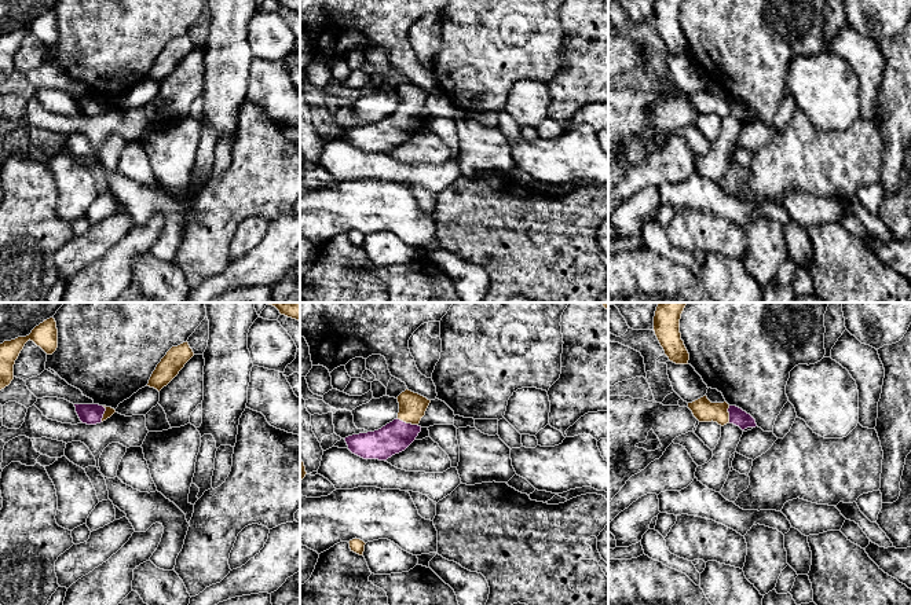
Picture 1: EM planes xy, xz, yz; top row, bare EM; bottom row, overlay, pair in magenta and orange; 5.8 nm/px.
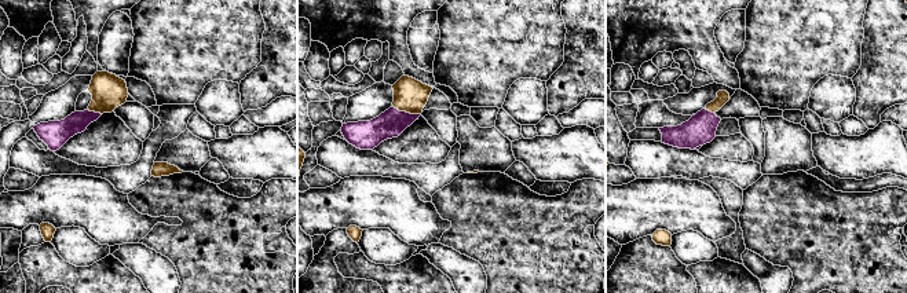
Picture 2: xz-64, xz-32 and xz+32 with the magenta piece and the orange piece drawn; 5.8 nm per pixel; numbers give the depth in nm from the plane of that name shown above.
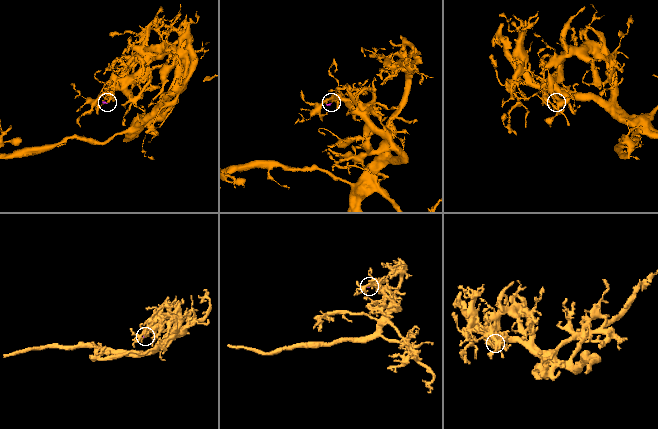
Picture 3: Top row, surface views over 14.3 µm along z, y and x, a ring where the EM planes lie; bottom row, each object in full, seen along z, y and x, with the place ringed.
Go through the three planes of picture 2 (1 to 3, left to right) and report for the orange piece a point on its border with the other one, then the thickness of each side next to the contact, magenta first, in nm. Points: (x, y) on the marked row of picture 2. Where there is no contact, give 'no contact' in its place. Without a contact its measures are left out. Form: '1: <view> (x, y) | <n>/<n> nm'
1: xz-64 (94, 112) | 140/200 nm
2: xz-32 (405, 112) | 160/200 nm
3: xz+32 (708, 110) | 180/80 nm

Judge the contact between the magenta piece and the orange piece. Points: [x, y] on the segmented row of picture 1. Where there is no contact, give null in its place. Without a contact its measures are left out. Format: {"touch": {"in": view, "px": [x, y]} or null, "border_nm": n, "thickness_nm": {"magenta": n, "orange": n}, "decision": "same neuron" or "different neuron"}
{"touch": {"in": "xz", "px": [408, 424]}, "border_nm": 130, "thickness_nm": {"magenta": 180, "orange": 160}, "decision": "same neuron"}

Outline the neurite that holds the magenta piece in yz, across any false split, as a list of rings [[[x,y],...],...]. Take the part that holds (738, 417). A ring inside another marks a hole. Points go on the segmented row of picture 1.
[[[703,396],[692,403],[688,403],[688,408],[699,422],[717,422],[724,426],[733,424],[742,430],[747,428],[755,428],[755,419],[736,406],[724,403],[711,403],[707,396]]]

